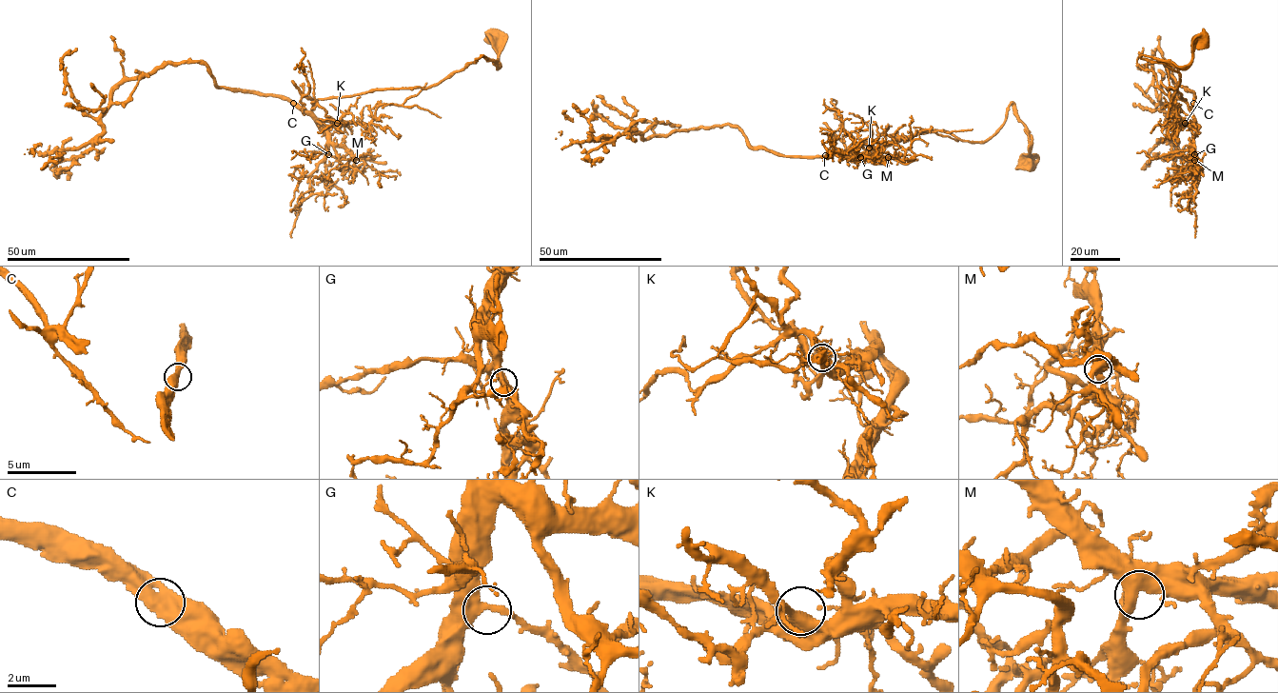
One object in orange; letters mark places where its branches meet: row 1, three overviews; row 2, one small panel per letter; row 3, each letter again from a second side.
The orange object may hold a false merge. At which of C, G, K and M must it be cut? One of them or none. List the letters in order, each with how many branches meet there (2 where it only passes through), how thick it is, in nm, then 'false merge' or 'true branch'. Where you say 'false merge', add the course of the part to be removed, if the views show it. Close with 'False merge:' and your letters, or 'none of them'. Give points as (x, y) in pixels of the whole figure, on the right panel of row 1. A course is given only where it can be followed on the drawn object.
C: 2 | 500 nm | true branch
G: 2 | 420 nm | true branch
K: 2 | 440 nm | true branch
M: 2 | 600 nm | true branch
False merge: none of them

